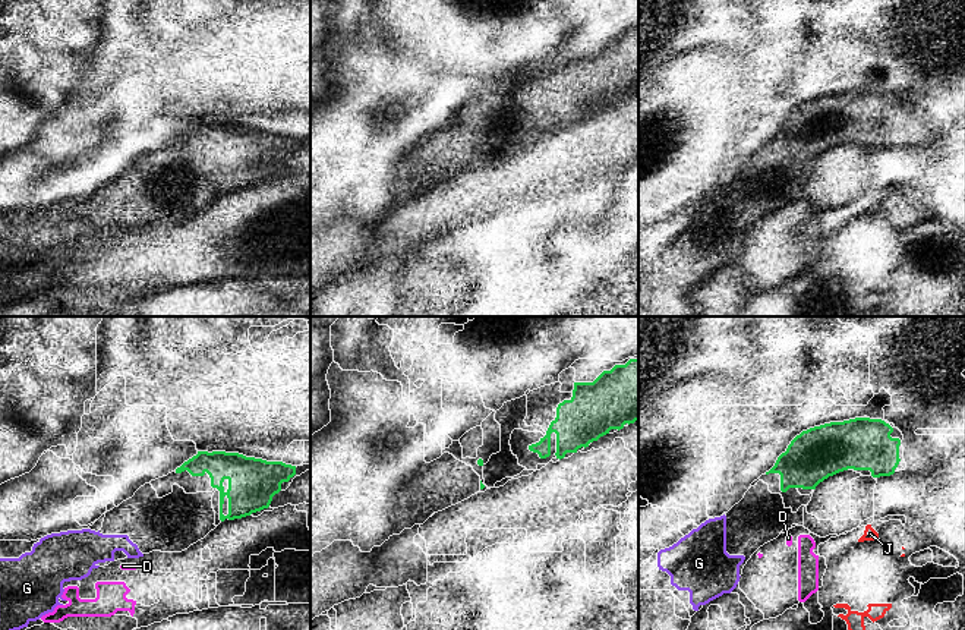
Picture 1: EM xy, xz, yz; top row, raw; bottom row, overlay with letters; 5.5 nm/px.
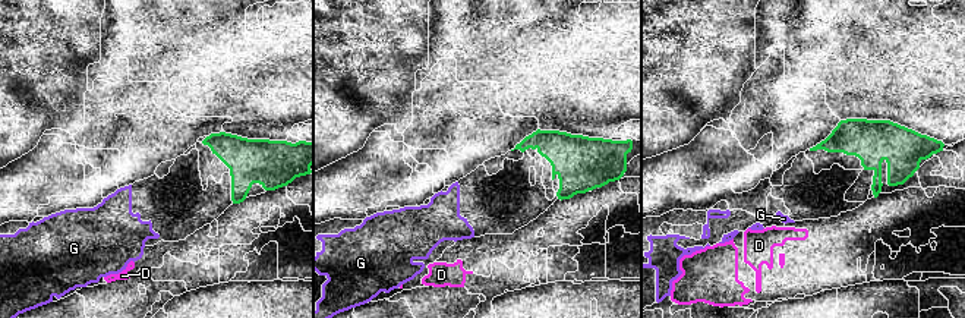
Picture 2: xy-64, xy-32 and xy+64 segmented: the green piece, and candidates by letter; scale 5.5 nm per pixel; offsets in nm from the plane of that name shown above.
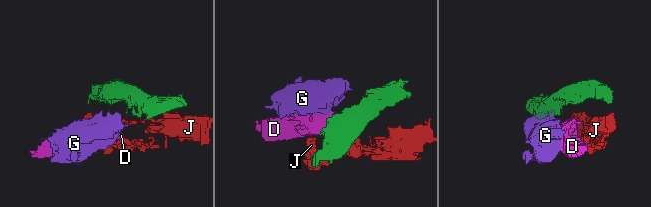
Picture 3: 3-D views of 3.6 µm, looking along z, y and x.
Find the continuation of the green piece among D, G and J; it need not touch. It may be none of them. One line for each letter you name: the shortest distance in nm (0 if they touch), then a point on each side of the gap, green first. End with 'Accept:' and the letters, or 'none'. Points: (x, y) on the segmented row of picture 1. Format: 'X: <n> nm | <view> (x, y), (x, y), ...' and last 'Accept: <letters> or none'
G: 320 nm | yz (766, 473), (724, 514)
Accept: G

